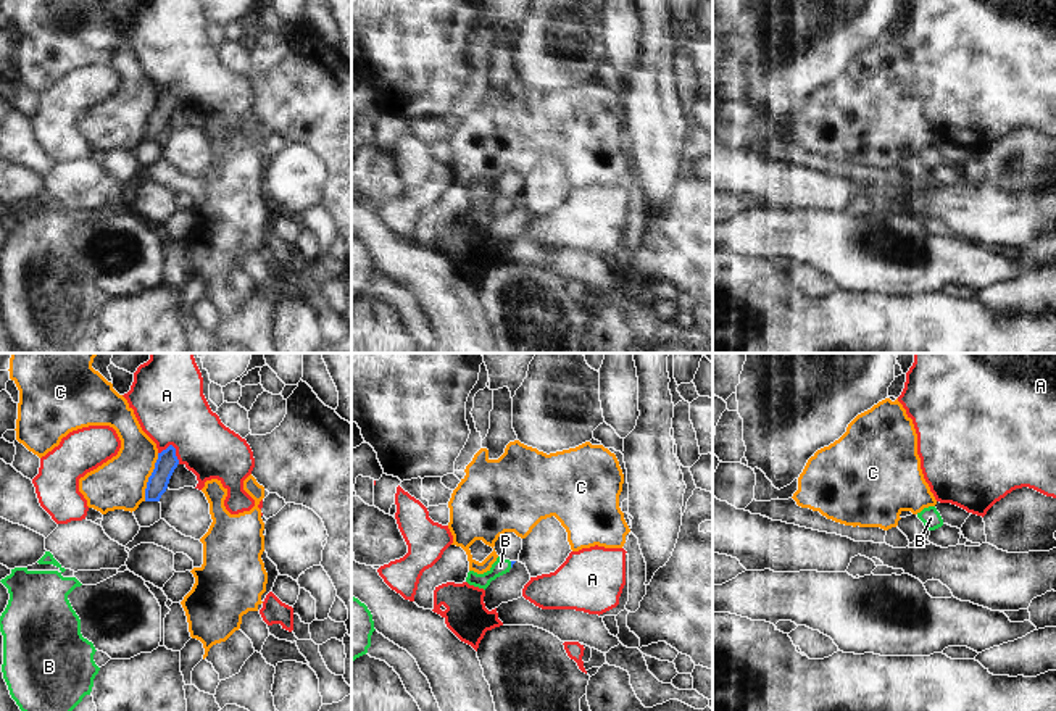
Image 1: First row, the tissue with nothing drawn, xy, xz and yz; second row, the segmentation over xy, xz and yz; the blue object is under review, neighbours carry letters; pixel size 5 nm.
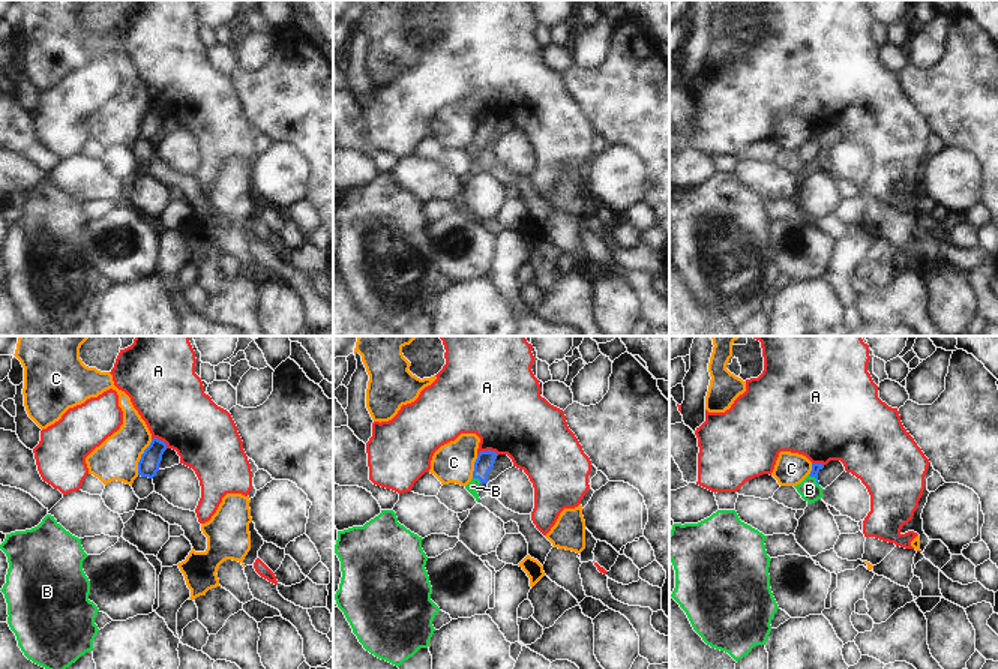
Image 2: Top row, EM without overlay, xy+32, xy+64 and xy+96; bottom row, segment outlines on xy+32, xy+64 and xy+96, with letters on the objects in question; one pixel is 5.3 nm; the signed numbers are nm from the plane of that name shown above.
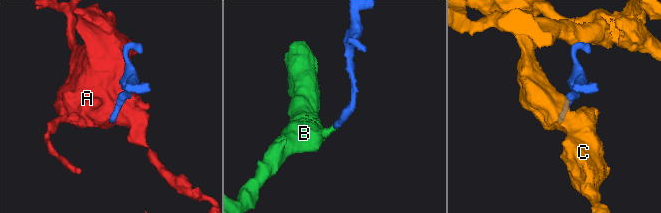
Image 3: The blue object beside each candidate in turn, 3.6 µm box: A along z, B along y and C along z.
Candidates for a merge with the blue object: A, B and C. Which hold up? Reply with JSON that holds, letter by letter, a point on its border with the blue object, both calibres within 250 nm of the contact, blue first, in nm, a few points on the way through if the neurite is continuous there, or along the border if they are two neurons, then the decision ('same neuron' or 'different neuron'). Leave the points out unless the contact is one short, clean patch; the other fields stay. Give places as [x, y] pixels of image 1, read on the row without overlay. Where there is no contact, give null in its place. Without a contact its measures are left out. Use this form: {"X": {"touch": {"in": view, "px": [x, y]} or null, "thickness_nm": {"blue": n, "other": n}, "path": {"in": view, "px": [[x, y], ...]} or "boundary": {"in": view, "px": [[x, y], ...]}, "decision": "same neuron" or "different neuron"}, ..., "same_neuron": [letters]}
{"A": {"touch": {"in": "xy", "px": [174, 87]}, "thickness_nm": {"blue": 100, "other": 360}, "decision": "different neuron"}, "B": {"touch": {"in": "xz", "px": [511, 203]}, "thickness_nm": {"blue": 20, "other": 80}, "path": {"in": "xz", "px": [[511, 200], [511, 203], [500, 205]]}, "decision": "same neuron"}, "C": {"touch": {"in": "xy", "px": [149, 116]}, "thickness_nm": {"blue": 100, "other": 260}, "decision": "different neuron"}, "same_neuron": ["B"]}

